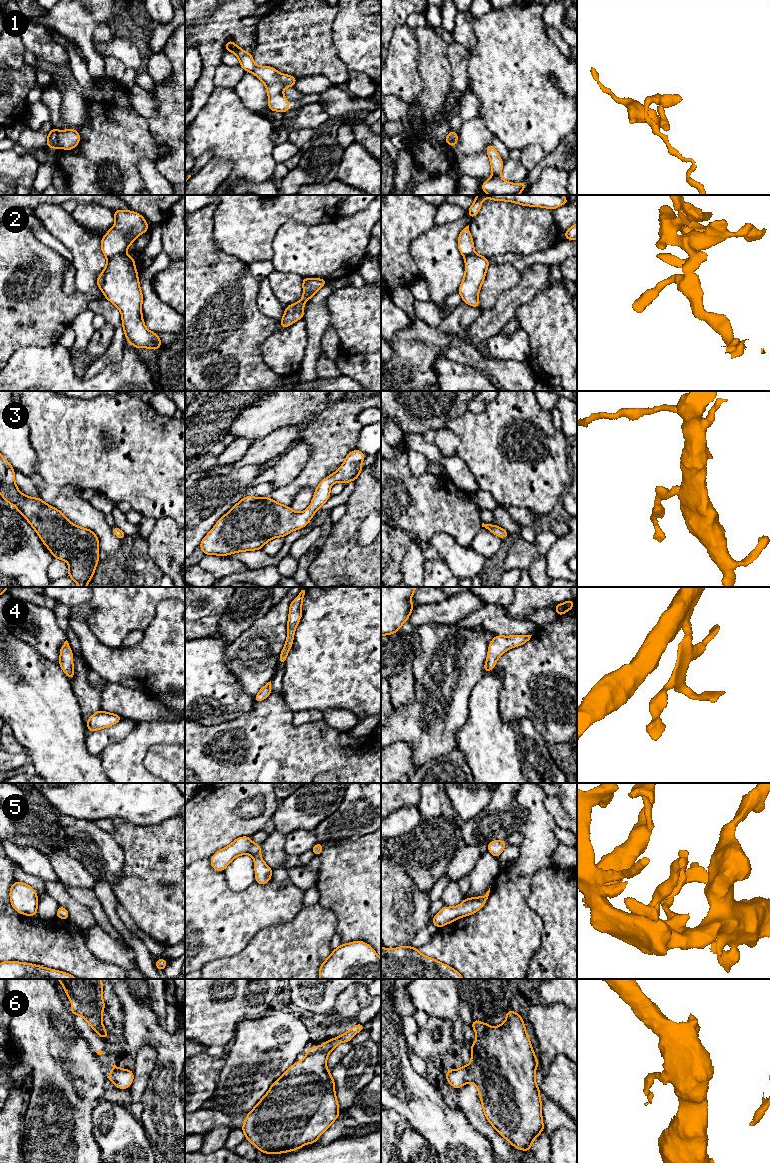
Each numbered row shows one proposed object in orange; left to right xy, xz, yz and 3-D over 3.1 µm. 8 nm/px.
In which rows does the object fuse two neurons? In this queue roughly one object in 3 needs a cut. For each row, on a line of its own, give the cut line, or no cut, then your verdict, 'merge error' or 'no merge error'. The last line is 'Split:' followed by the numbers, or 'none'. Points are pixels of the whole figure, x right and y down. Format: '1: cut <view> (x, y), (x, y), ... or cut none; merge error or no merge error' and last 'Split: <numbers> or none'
1: cut xy (59, 131), (57, 146); merge error
2: cut xy (124, 252), (115, 254), (107, 259); merge error
3: cut none; no merge error
4: cut none; no merge error
5: cut none; no merge error
6: cut none; no merge error
Split: 1, 2

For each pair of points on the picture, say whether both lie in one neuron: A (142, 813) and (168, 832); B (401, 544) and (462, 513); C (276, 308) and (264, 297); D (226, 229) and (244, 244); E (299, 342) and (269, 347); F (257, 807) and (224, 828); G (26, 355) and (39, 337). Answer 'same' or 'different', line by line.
A: different
B: different
C: same
D: same
E: same
F: same
G: different

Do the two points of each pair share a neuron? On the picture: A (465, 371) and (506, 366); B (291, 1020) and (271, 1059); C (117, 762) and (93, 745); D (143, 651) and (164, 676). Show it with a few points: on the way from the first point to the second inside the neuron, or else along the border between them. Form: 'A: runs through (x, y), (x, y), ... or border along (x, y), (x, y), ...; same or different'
A: border along (457, 361), (477, 367), (489, 376); different
B: runs through (286, 1030), (271, 1045), (271, 1049); same
C: border along (122, 740), (109, 744), (99, 756); different
D: runs through (149, 657), (162, 670); same

